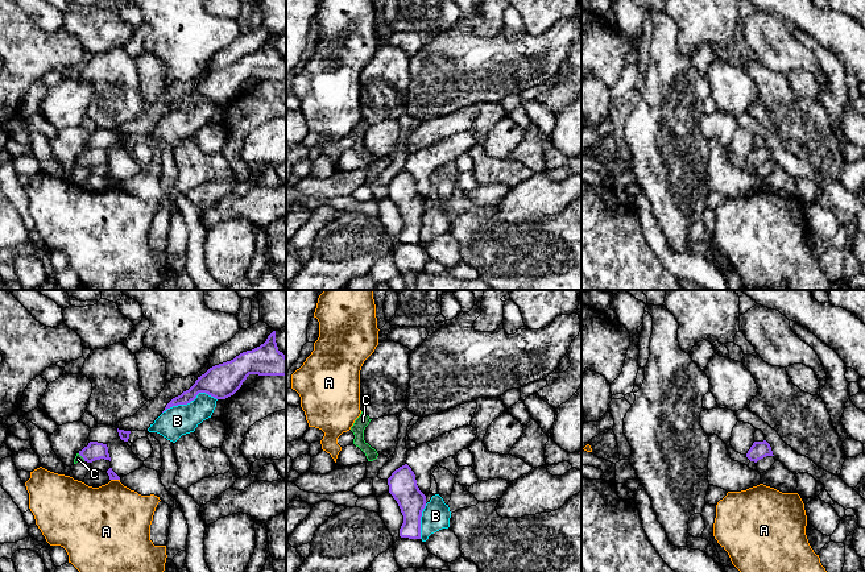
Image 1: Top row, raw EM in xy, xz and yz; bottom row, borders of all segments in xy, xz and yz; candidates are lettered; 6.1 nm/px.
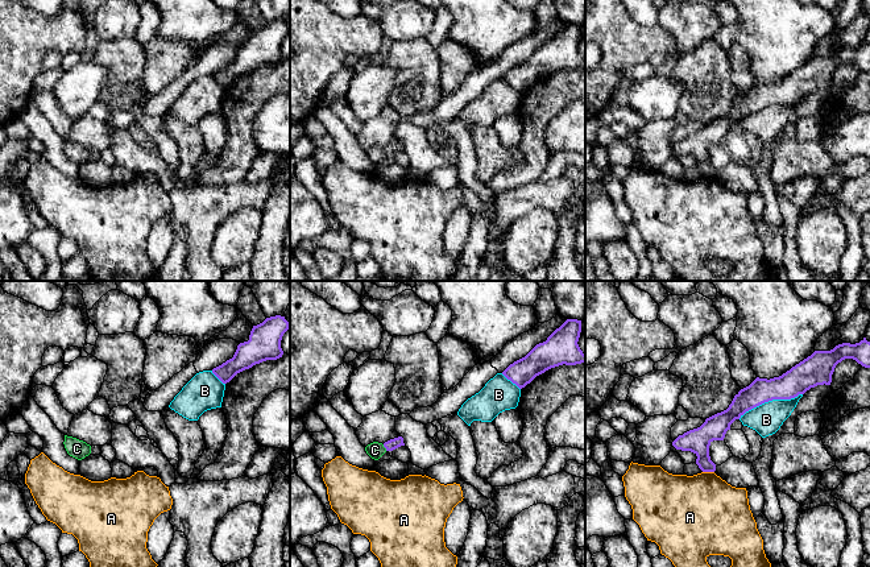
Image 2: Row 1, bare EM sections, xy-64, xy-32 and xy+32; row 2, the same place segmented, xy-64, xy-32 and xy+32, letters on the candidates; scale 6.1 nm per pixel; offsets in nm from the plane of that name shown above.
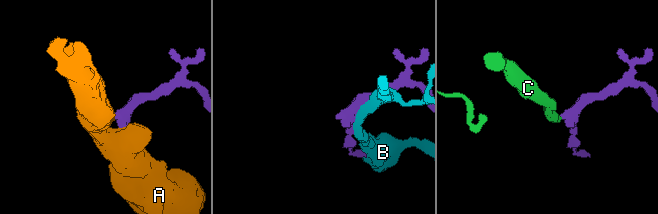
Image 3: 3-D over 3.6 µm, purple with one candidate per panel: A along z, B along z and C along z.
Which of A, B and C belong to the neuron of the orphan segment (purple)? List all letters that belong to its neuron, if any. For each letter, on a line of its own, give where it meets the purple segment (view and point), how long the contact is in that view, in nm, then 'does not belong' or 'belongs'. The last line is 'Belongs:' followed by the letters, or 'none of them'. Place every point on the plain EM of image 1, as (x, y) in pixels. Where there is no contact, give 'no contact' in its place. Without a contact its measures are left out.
A: xy (115, 183) | 60 nm | does not belong
B: xy (189, 107) | 340 nm | does not belong
C: xy (82, 161) | 60 nm | belongs
Belongs: C

